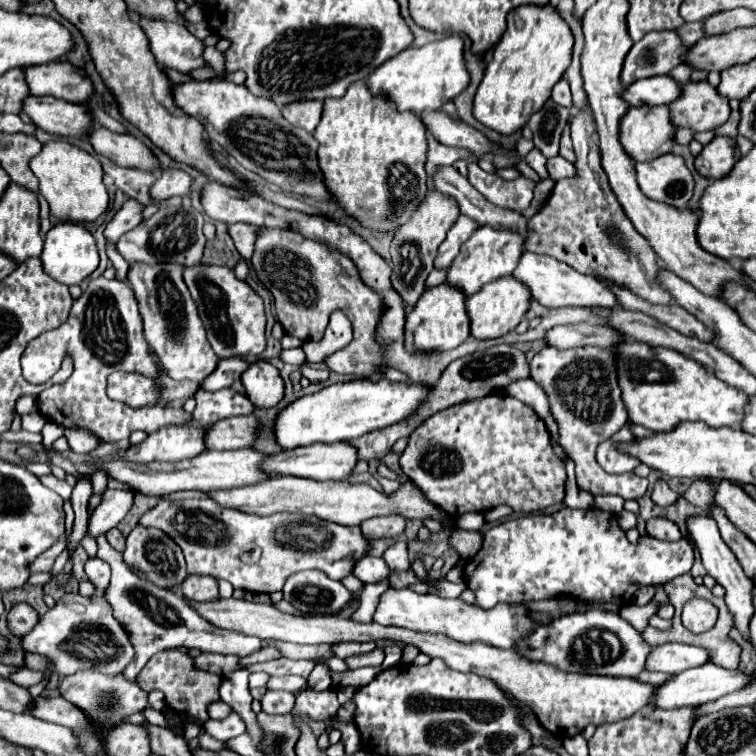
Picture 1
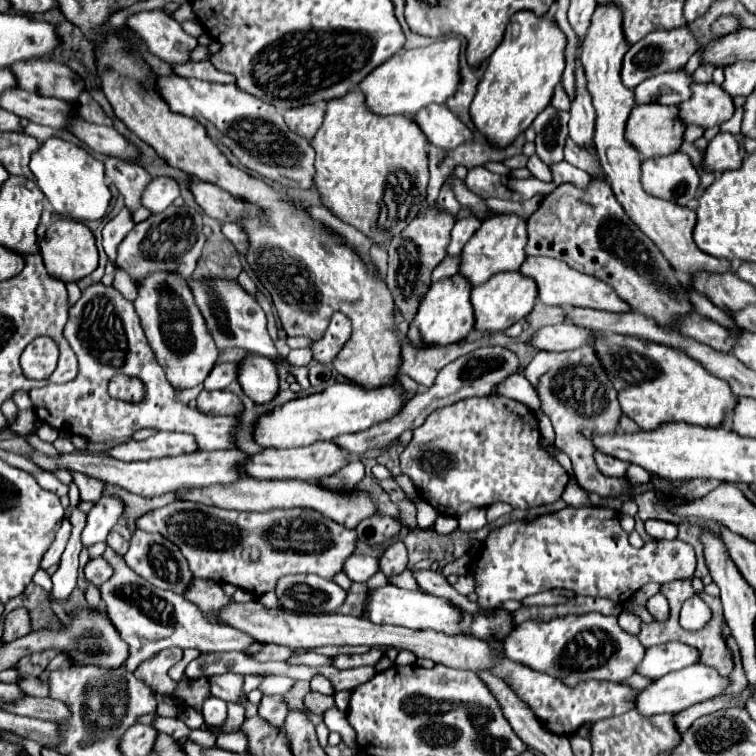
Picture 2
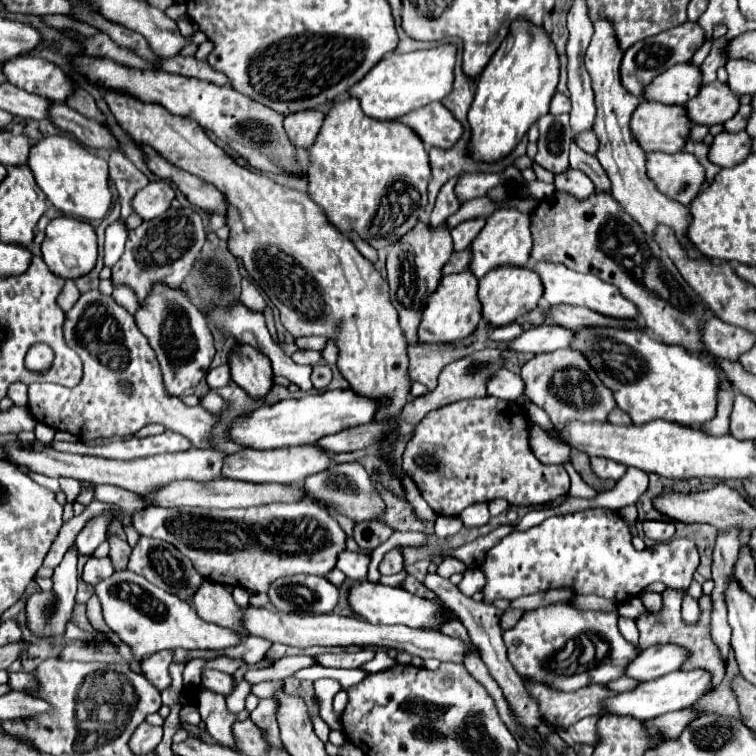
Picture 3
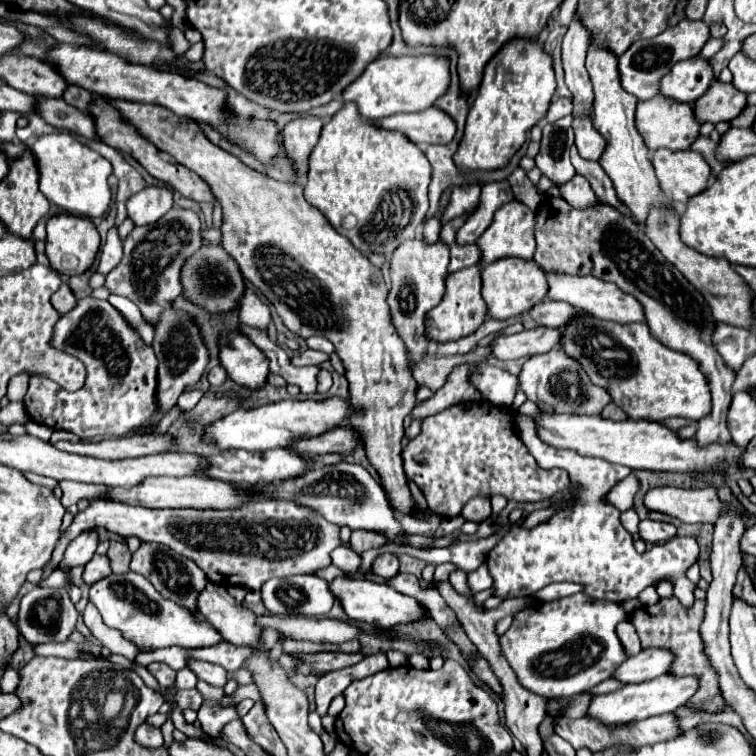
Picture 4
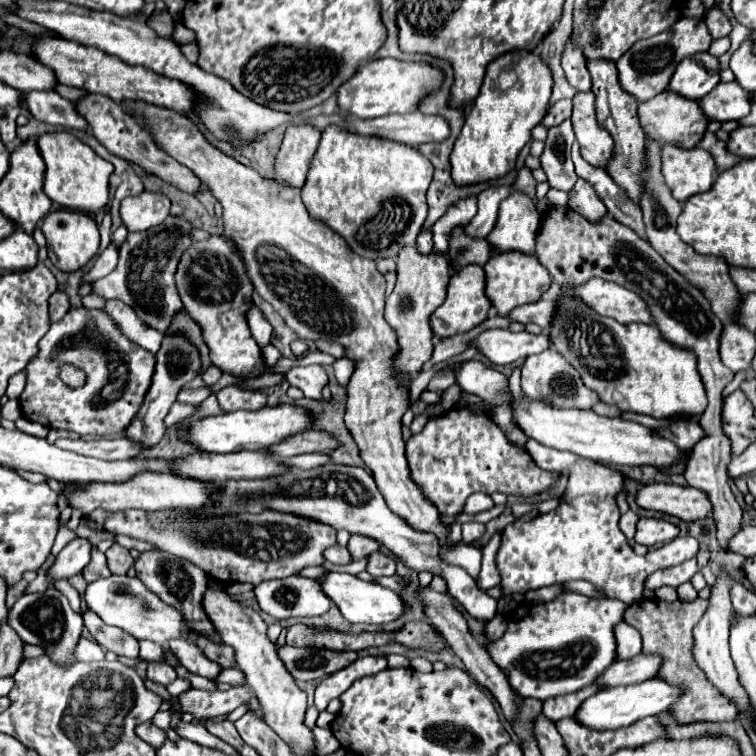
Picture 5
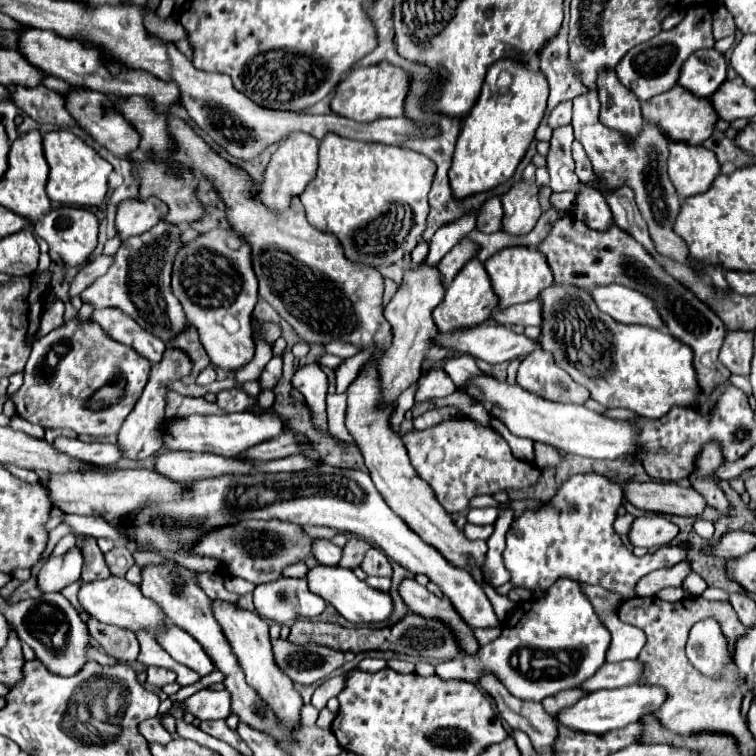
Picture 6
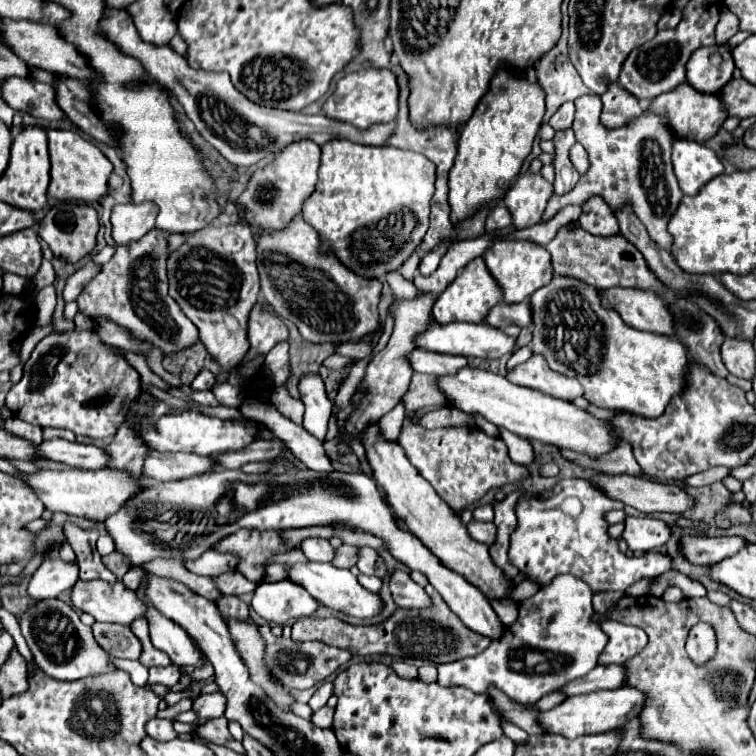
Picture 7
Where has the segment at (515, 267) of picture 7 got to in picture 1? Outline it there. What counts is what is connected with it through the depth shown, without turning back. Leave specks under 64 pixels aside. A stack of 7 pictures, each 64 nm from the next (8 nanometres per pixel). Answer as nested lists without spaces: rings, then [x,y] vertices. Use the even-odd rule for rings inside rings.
[[[504,276],[500,280],[494,280],[492,284],[486,284],[484,288],[480,288],[480,292],[466,298],[468,316],[472,320],[472,326],[470,326],[472,336],[476,340],[488,340],[488,338],[500,338],[512,332],[520,324],[522,316],[528,312],[530,300],[532,300],[532,294],[528,286],[516,280],[514,276]]]

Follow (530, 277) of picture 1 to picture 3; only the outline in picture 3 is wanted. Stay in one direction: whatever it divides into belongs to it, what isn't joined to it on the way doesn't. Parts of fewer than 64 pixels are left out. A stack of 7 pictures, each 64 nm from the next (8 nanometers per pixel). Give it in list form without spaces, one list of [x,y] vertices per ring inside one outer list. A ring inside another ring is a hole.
[[[538,262],[534,270],[540,274],[544,284],[544,300],[548,304],[572,304],[572,306],[586,306],[598,314],[616,318],[616,320],[636,320],[638,308],[626,300],[620,290],[614,284],[608,284],[604,280],[598,280],[592,274],[580,274],[564,268],[564,264],[552,264],[552,262]]]

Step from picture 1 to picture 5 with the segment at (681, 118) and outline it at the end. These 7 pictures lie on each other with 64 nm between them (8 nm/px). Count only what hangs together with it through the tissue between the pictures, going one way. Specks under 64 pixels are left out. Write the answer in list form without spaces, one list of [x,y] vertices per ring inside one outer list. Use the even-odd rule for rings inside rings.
[[[720,82],[704,100],[700,100],[700,106],[710,120],[740,120],[748,116],[752,106],[752,94],[740,88],[740,84],[734,82]]]

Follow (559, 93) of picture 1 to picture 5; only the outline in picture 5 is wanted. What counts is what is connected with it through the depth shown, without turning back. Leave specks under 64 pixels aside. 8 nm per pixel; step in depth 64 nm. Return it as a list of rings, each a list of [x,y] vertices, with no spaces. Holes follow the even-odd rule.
[[[560,100],[556,106],[552,106],[552,108],[548,110],[548,114],[544,116],[542,124],[544,124],[546,128],[558,126],[558,124],[562,124],[564,120],[568,120],[570,114],[572,114],[572,100]]]

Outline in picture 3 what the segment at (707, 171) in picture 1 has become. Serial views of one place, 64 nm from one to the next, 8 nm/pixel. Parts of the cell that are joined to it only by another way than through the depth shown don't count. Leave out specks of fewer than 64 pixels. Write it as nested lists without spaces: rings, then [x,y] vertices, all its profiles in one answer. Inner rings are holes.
[[[720,132],[714,138],[714,144],[710,148],[710,160],[718,164],[720,168],[724,166],[736,166],[740,164],[748,154],[752,152],[752,138],[748,132]]]

